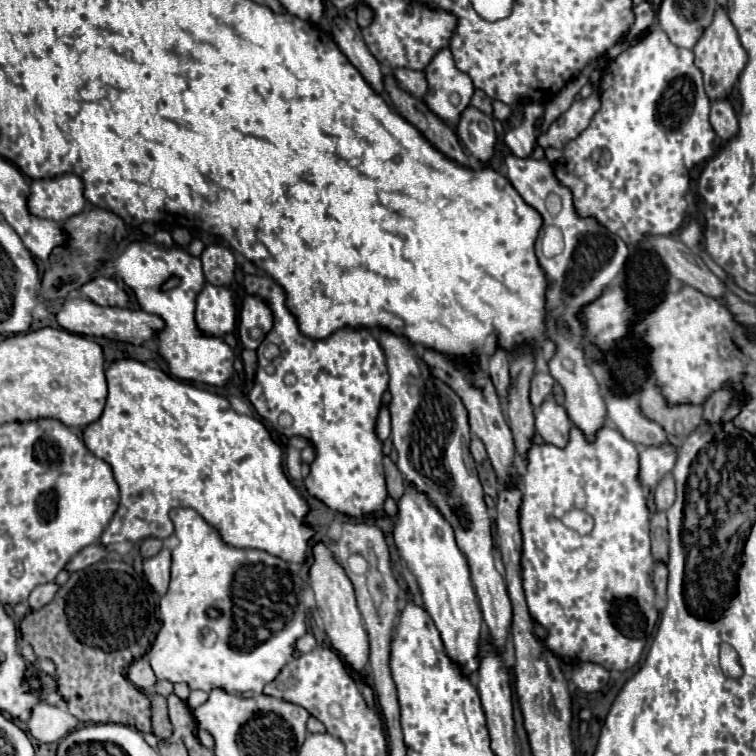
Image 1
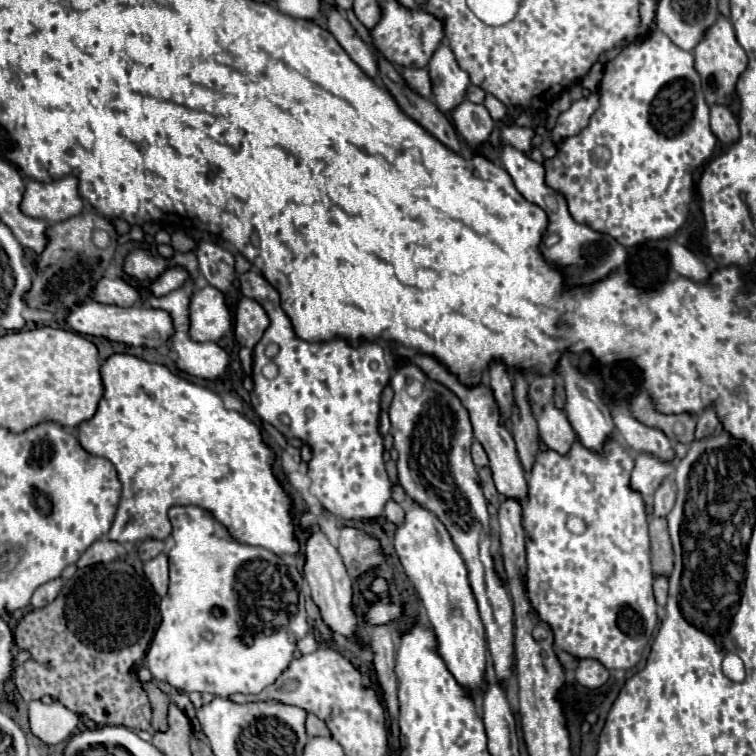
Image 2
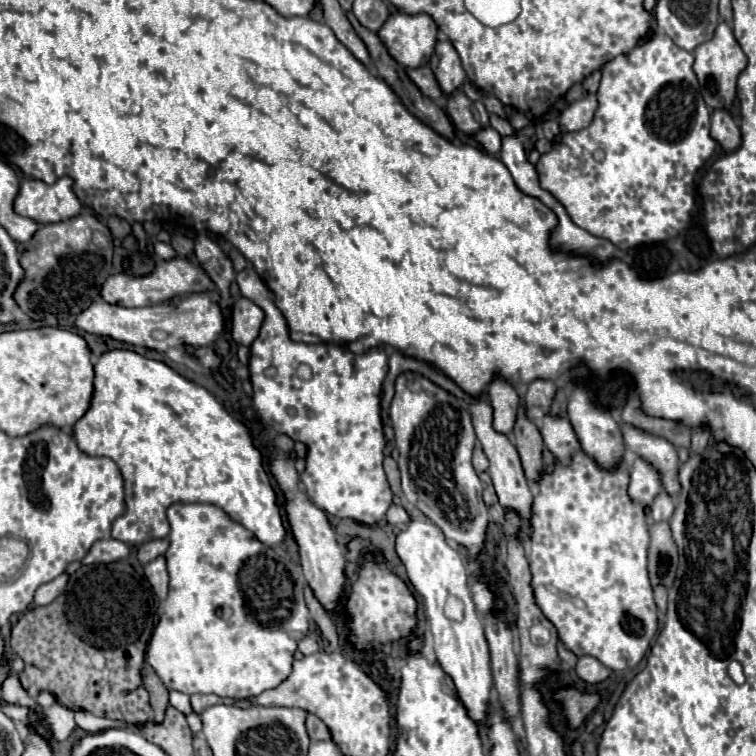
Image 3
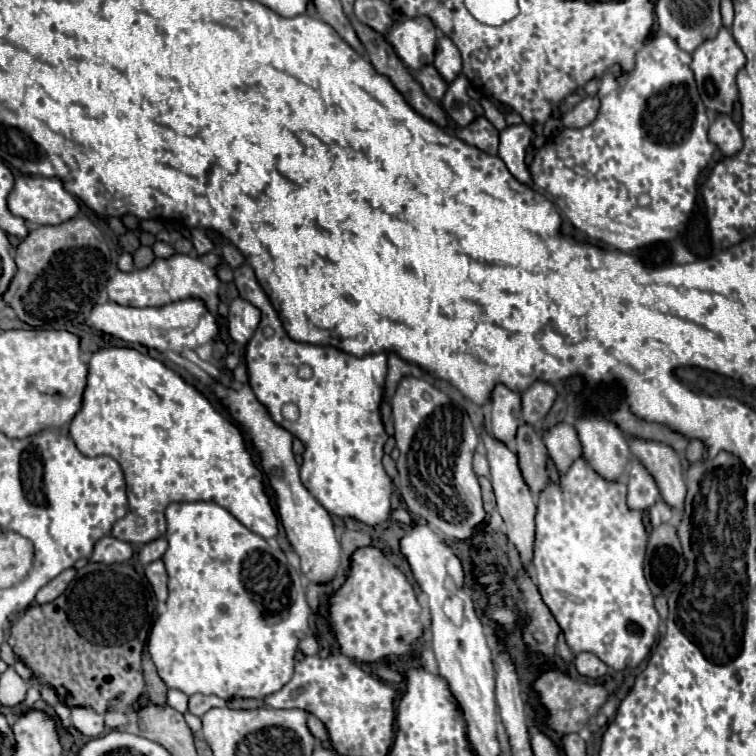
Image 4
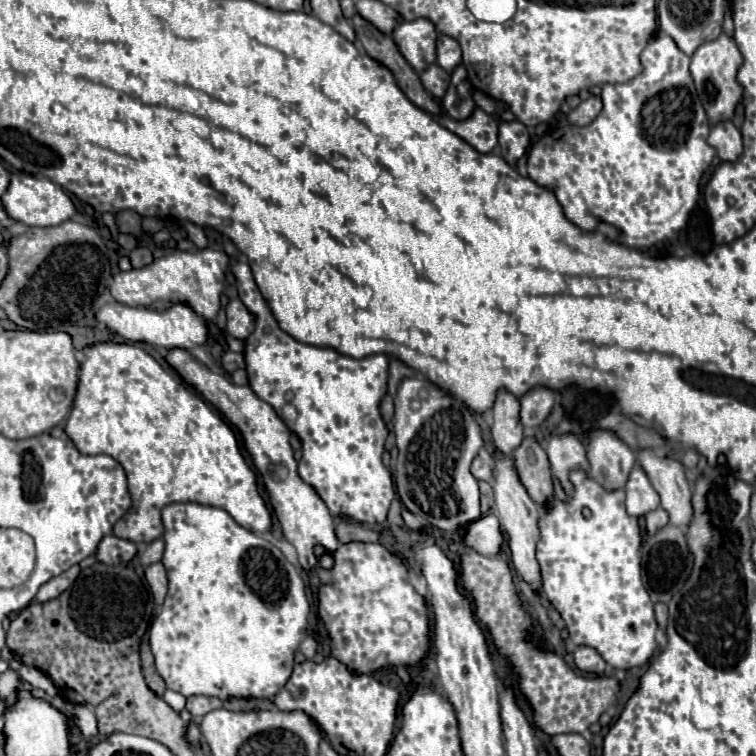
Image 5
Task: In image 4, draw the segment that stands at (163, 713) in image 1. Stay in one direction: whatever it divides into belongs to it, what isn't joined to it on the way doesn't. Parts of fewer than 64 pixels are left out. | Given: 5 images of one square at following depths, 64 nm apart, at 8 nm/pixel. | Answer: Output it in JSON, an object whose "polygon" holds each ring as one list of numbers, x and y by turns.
{"polygon":[[144,650,142,654,142,668,144,668,144,680,146,680,146,694,154,704,164,704,166,702,166,684,162,682,162,678,158,676,154,662,150,658,150,654]]}

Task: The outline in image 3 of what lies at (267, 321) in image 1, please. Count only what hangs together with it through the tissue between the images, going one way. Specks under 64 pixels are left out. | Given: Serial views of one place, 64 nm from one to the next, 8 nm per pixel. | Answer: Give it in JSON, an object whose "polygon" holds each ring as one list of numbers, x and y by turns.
{"polygon":[[238,298,232,306,232,320,230,320,234,342,250,346,258,336,258,328,262,326,262,316,264,312,254,302]]}

